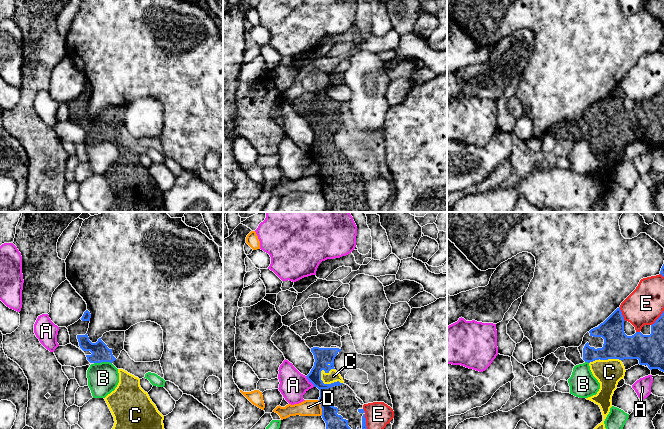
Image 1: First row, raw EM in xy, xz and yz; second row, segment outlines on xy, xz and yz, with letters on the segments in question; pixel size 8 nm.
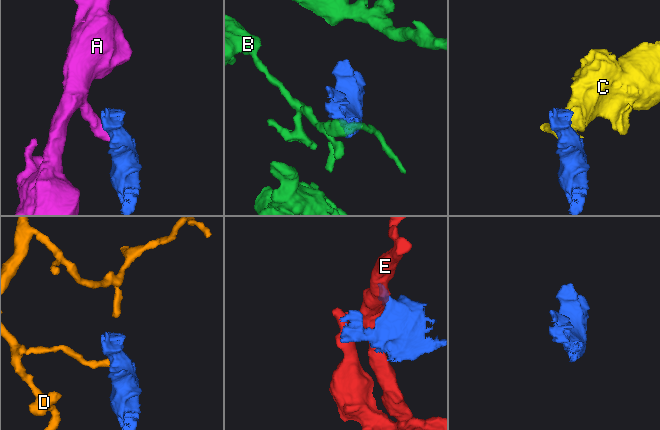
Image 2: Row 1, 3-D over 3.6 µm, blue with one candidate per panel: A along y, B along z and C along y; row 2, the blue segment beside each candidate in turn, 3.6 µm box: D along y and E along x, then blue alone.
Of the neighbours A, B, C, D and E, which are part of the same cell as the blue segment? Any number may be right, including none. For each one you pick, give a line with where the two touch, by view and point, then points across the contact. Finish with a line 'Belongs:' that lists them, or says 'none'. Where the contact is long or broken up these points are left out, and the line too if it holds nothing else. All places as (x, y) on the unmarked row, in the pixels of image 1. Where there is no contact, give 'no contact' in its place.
C: meets blue in xz at (327, 160); runs through xz (323, 132), (321, 155), (327, 160), (333, 152)
Belongs: C

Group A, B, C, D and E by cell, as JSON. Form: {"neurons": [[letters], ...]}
{"neurons": [["A"], ["B"], ["C"], ["D"], ["E"]]}

